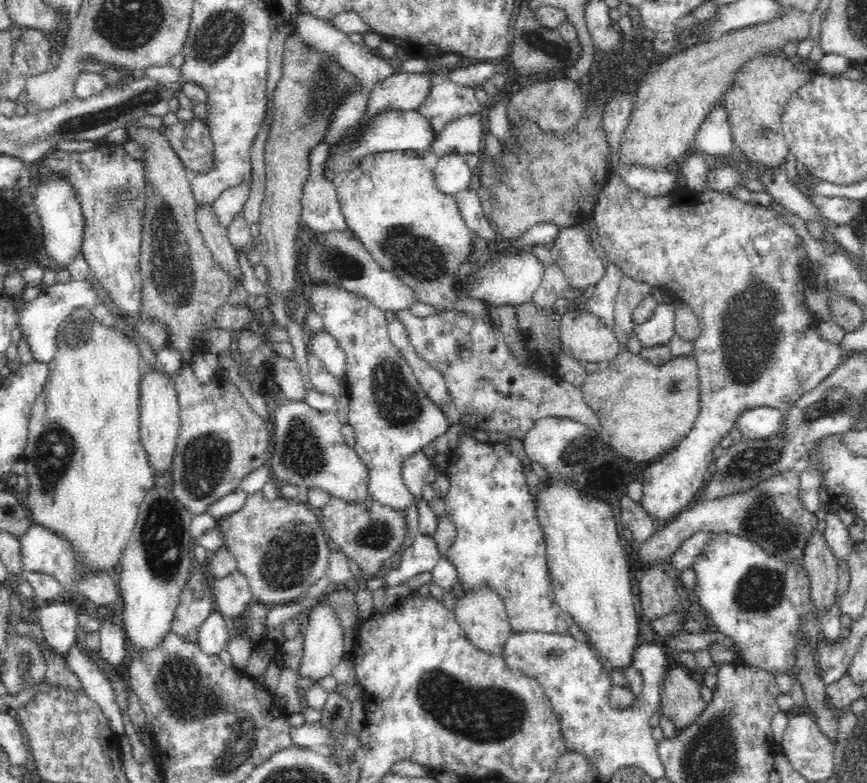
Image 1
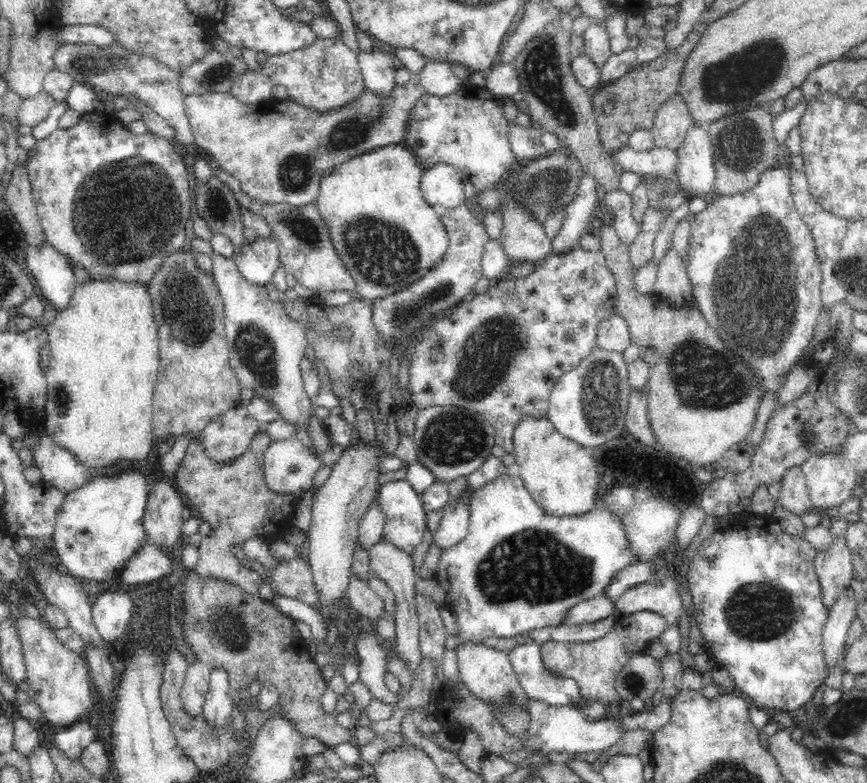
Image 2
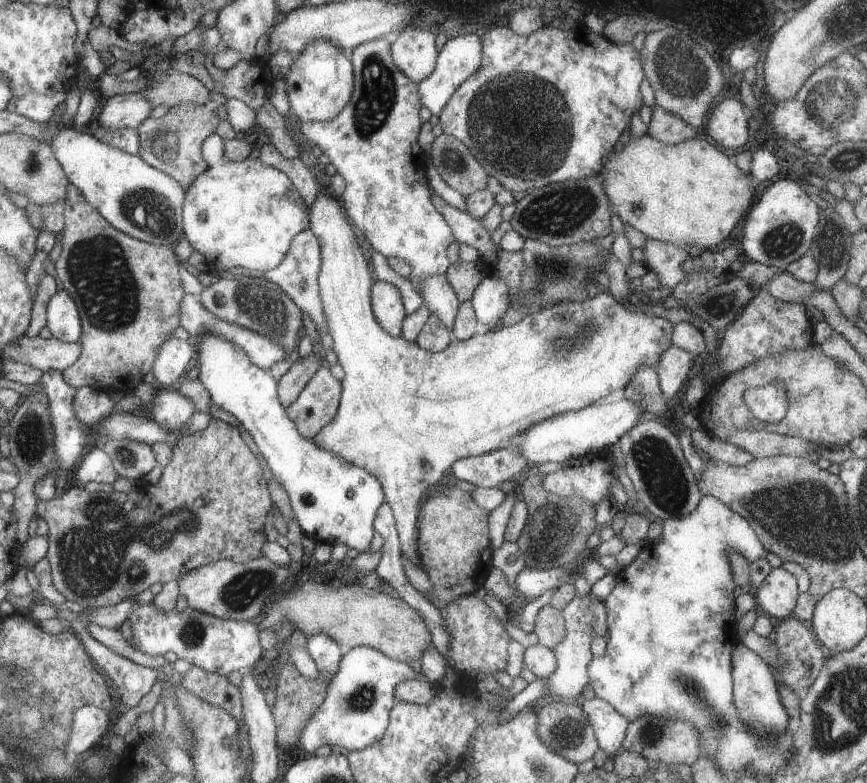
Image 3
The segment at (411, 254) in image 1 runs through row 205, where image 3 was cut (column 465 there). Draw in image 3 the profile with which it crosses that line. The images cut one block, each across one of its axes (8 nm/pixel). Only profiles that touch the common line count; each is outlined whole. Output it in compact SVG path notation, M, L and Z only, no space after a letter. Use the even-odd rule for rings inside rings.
M321 189L317 193L315 201L309 206L309 229L313 231L320 240L321 246L321 272L320 272L320 288L322 298L326 298L326 318L329 324L329 334L334 341L333 351L338 357L338 363L344 370L344 378L342 378L342 402L341 408L338 409L337 416L332 422L313 438L318 446L339 454L346 462L357 464L359 467L365 468L370 474L375 475L380 481L385 490L386 503L393 507L393 513L396 515L397 530L399 540L401 542L401 553L412 560L414 564L422 567L421 552L418 552L418 529L420 521L418 514L421 514L422 498L426 498L428 488L436 482L440 483L442 476L453 468L454 462L461 461L463 458L480 456L489 452L494 452L504 449L508 444L515 441L521 434L524 434L530 426L537 425L538 422L544 422L548 418L556 418L558 414L564 414L568 410L576 411L585 409L587 406L593 405L600 398L608 396L615 390L625 388L636 376L638 370L642 366L656 367L661 360L662 354L672 347L673 325L668 319L655 317L653 314L646 314L633 307L625 306L610 293L598 292L587 295L585 299L580 301L562 301L560 304L543 308L538 312L529 314L528 317L522 318L518 324L513 324L509 327L499 327L494 330L483 329L478 334L468 340L454 340L449 348L444 352L434 353L433 351L424 350L417 343L408 342L405 338L394 337L387 332L381 323L377 321L376 315L373 313L373 308L370 308L370 286L372 286L372 274L370 274L370 266L358 246L358 240L352 232L352 226L348 224L340 204L328 196L321 193Z

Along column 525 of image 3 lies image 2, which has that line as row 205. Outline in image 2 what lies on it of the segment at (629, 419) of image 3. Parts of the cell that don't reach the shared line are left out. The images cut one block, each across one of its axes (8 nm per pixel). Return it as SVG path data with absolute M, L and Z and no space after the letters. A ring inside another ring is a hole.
M446 163L434 164L432 168L425 169L423 172L420 184L422 197L427 203L430 203L440 211L462 205L467 199L464 195L464 192L466 192L464 183L467 180L468 178L462 174L459 168Z

